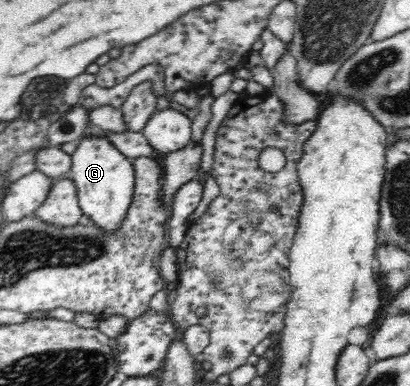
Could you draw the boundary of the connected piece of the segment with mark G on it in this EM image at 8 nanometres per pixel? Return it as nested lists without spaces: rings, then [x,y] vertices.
[[[86,137],[71,155],[68,176],[77,188],[78,204],[90,223],[106,233],[117,233],[131,207],[135,191],[135,170],[128,157],[108,139]]]

